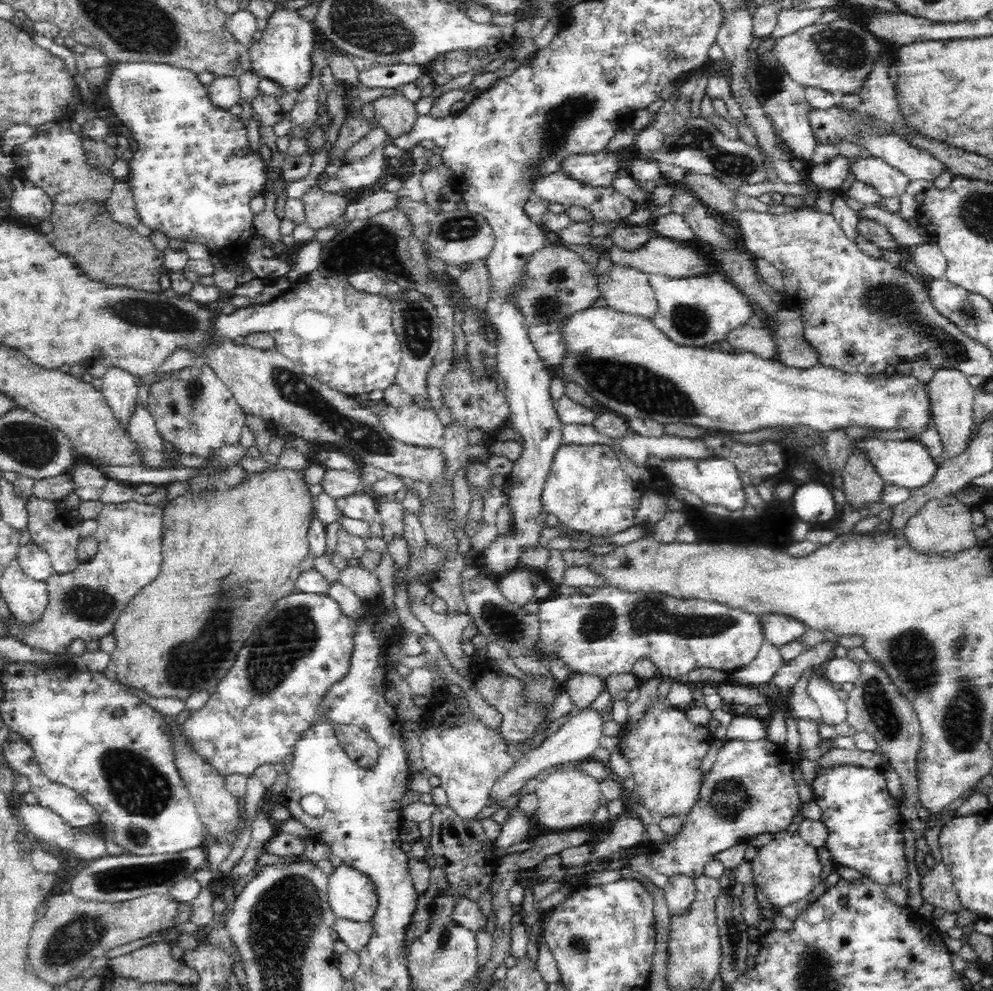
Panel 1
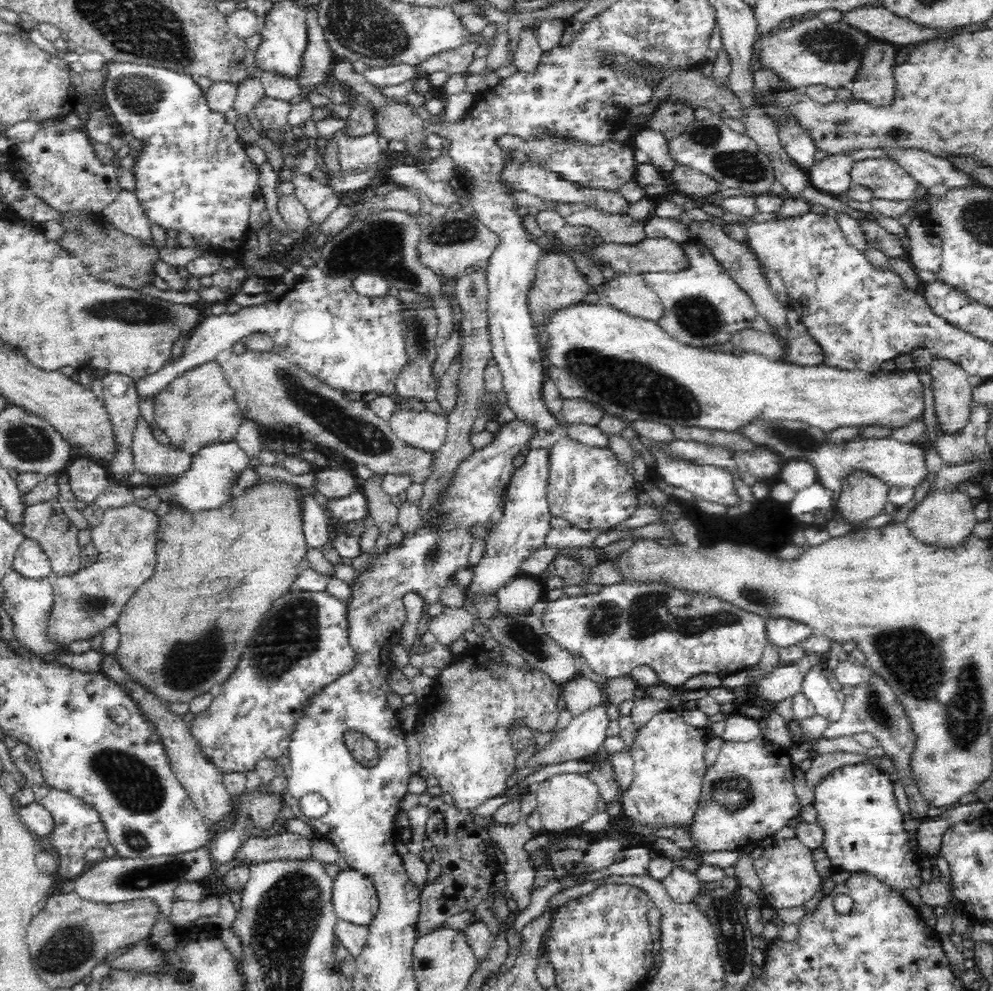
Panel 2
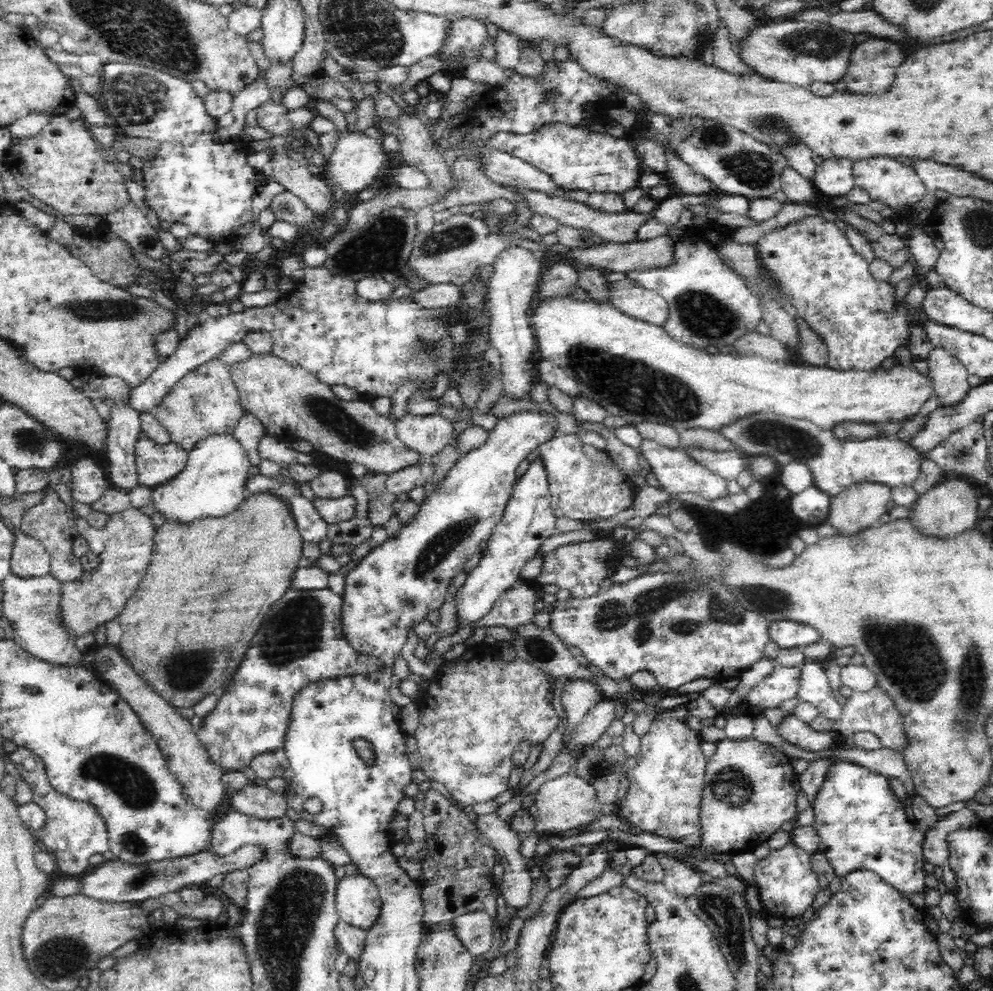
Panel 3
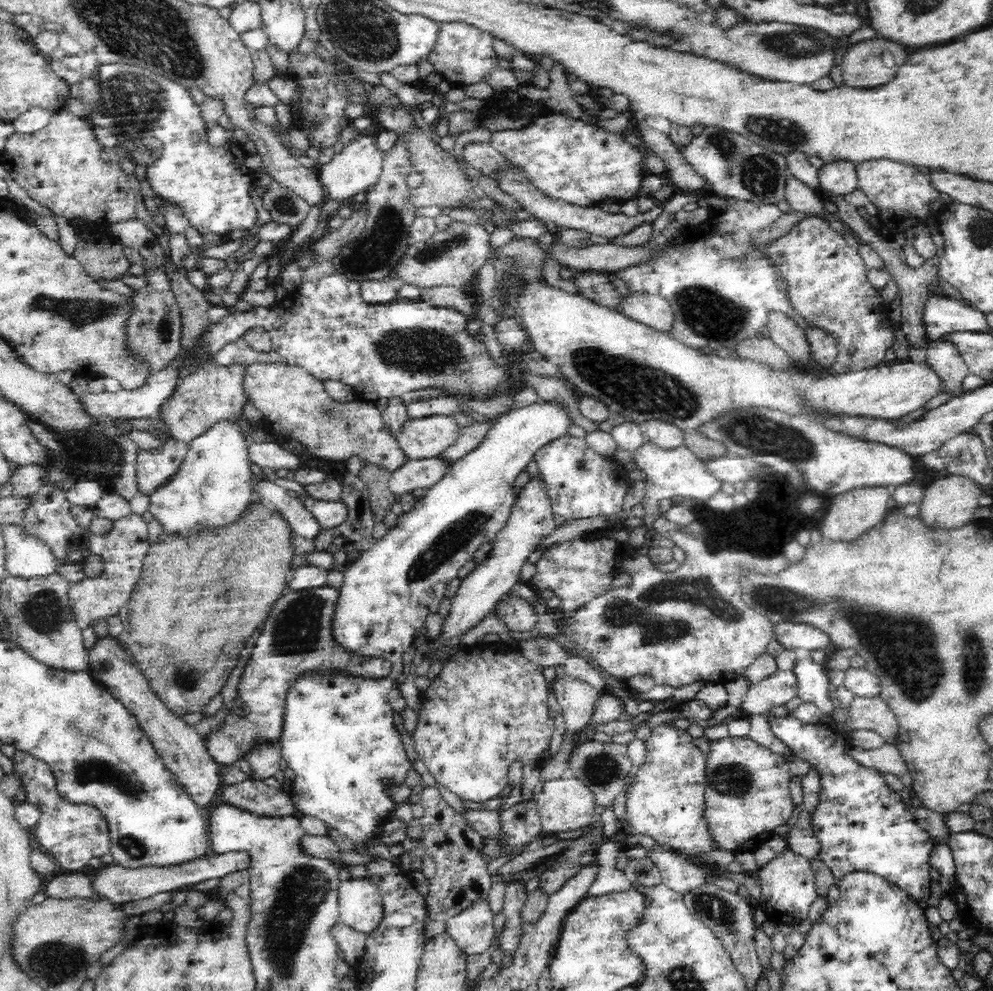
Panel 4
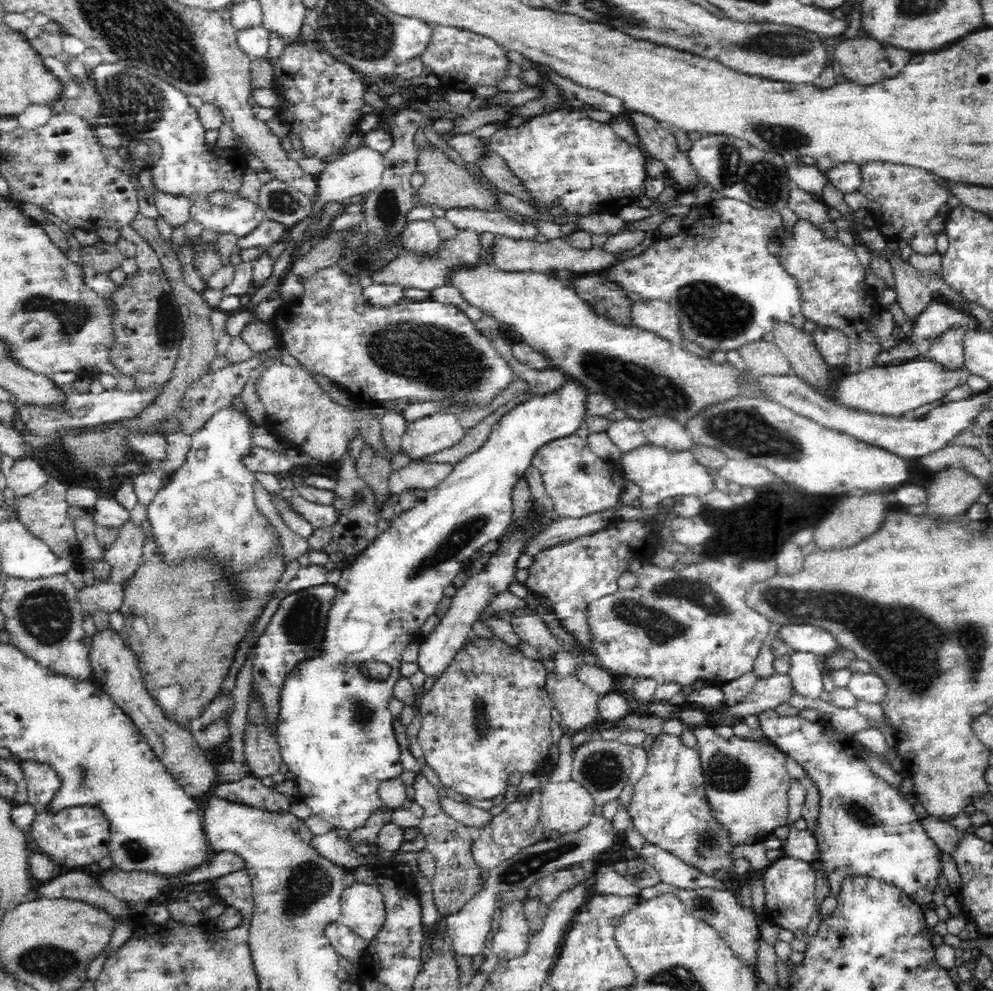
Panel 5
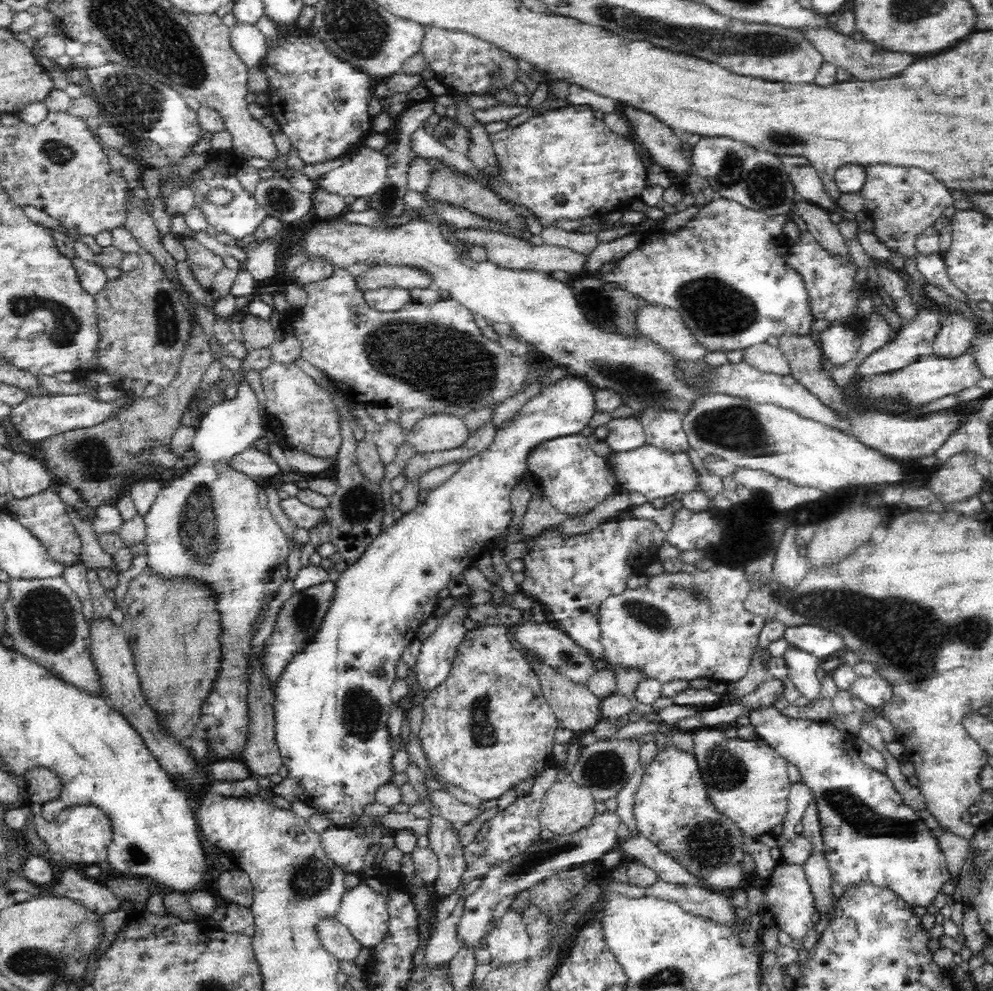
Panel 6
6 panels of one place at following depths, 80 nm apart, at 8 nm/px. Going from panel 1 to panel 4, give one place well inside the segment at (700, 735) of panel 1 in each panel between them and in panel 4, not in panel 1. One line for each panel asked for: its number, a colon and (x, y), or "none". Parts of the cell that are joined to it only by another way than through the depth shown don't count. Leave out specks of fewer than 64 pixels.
2: (669, 755)
3: (664, 797)
4: (666, 801)

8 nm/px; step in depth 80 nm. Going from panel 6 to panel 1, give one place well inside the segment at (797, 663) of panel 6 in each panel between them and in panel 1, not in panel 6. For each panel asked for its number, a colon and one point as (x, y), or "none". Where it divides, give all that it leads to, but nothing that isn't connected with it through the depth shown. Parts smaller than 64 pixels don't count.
1: (833, 710)
2: (815, 685)
3: (815, 688)
4: (812, 677)
5: (806, 674)

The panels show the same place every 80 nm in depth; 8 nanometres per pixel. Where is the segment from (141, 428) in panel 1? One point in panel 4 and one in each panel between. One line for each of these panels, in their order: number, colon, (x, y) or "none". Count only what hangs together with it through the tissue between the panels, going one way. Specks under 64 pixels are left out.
2: (150, 456)
3: (156, 464)
4: (155, 467)

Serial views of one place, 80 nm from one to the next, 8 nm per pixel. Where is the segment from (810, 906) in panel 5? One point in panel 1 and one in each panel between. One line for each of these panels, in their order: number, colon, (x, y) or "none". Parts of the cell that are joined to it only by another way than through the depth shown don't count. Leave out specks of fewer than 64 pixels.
1: (787, 869)
2: (786, 869)
3: (787, 884)
4: (788, 883)

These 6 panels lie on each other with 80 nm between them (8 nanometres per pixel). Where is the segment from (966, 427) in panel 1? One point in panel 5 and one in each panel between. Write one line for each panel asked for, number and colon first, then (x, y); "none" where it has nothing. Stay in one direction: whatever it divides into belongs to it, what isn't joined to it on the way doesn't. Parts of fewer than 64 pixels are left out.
2: (953, 395)
3: (949, 377)
4: (943, 359)
5: (946, 351)

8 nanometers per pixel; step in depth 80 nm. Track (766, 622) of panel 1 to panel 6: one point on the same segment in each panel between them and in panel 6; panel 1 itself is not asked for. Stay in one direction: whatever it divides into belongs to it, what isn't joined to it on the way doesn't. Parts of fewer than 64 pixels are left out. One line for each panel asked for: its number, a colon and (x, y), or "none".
2: (783, 632)
3: (785, 633)
4: (796, 636)
5: (805, 638)
6: (820, 642)

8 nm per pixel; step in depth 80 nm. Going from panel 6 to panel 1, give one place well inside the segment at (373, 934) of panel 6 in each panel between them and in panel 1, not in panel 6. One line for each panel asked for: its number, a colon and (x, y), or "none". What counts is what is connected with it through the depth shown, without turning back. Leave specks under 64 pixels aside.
1: (351, 894)
2: (354, 897)
3: (357, 900)
4: (360, 903)
5: (362, 907)

